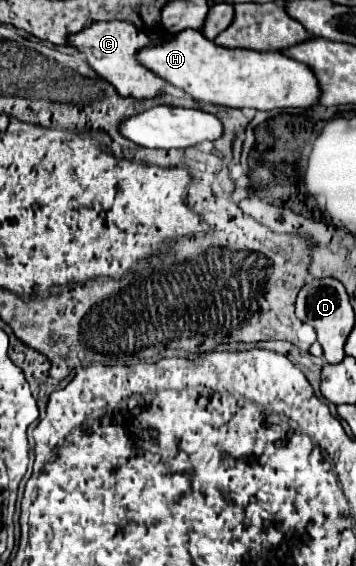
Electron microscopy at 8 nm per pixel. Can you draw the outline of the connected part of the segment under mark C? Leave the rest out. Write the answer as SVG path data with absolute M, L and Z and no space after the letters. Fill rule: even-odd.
M114 20L114 22L94 22L86 30L68 38L68 42L70 42L70 46L74 46L76 50L80 50L86 56L88 64L102 78L106 78L110 84L116 86L120 96L130 96L130 98L142 100L142 98L156 98L158 94L162 94L166 82L136 60L136 54L144 46L152 44L152 40L142 30L138 30L136 26L132 26L128 22L118 22L118 20Z

